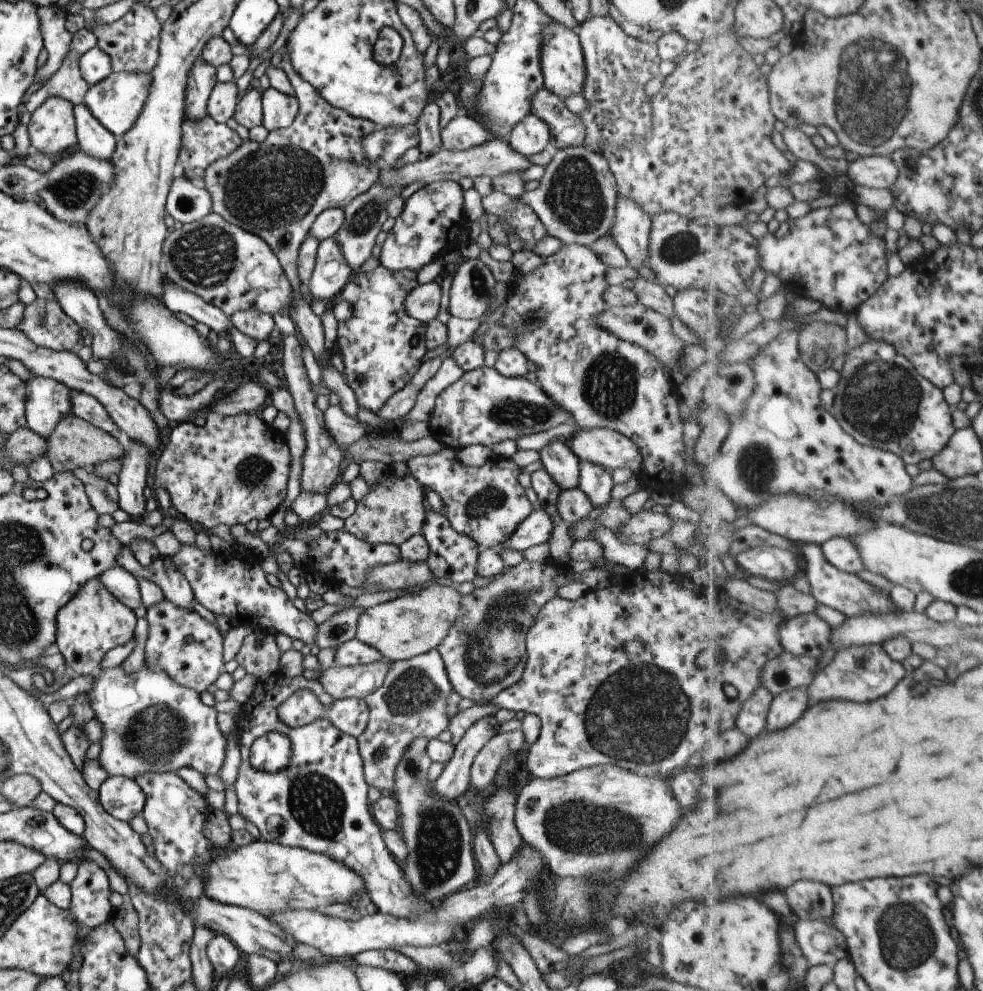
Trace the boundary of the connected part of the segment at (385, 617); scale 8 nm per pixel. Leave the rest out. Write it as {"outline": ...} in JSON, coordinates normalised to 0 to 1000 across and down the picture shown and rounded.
{"outline":[[[444,584],[442,586],[444,589],[436,593],[371,616],[363,628],[361,644],[373,652],[378,652],[391,665],[399,669],[445,655],[463,630],[470,601],[466,591],[446,587]]]}

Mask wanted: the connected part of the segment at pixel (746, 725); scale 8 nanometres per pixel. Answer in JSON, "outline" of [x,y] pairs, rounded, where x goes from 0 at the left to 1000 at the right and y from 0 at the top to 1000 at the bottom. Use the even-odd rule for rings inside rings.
{"outline":[[[774,693],[764,706],[761,706],[753,720],[750,735],[763,745],[773,743],[773,739],[781,733],[781,723],[789,702]]]}

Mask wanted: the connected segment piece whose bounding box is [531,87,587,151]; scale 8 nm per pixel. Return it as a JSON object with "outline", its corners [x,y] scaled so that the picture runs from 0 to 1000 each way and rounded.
{"outline":[[[555,88],[543,95],[540,114],[544,114],[558,128],[562,151],[595,147],[597,132],[592,121],[576,108],[574,101]]]}

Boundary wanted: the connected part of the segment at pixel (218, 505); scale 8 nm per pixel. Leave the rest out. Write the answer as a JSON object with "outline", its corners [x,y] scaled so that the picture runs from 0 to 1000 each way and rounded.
{"outline":[[[211,415],[209,420],[211,426],[205,431],[199,430],[195,424],[174,430],[173,436],[168,442],[167,454],[165,454],[165,458],[163,458],[161,466],[159,466],[159,476],[157,476],[159,479],[158,492],[163,490],[170,492],[175,502],[175,516],[177,516],[180,521],[192,527],[199,534],[205,534],[212,538],[216,532],[224,529],[236,532],[240,529],[250,530],[258,524],[264,526],[275,523],[292,501],[296,468],[296,459],[292,445],[289,443],[288,439],[284,439],[274,428],[270,427],[263,417],[243,417],[230,421],[219,415]]]}

